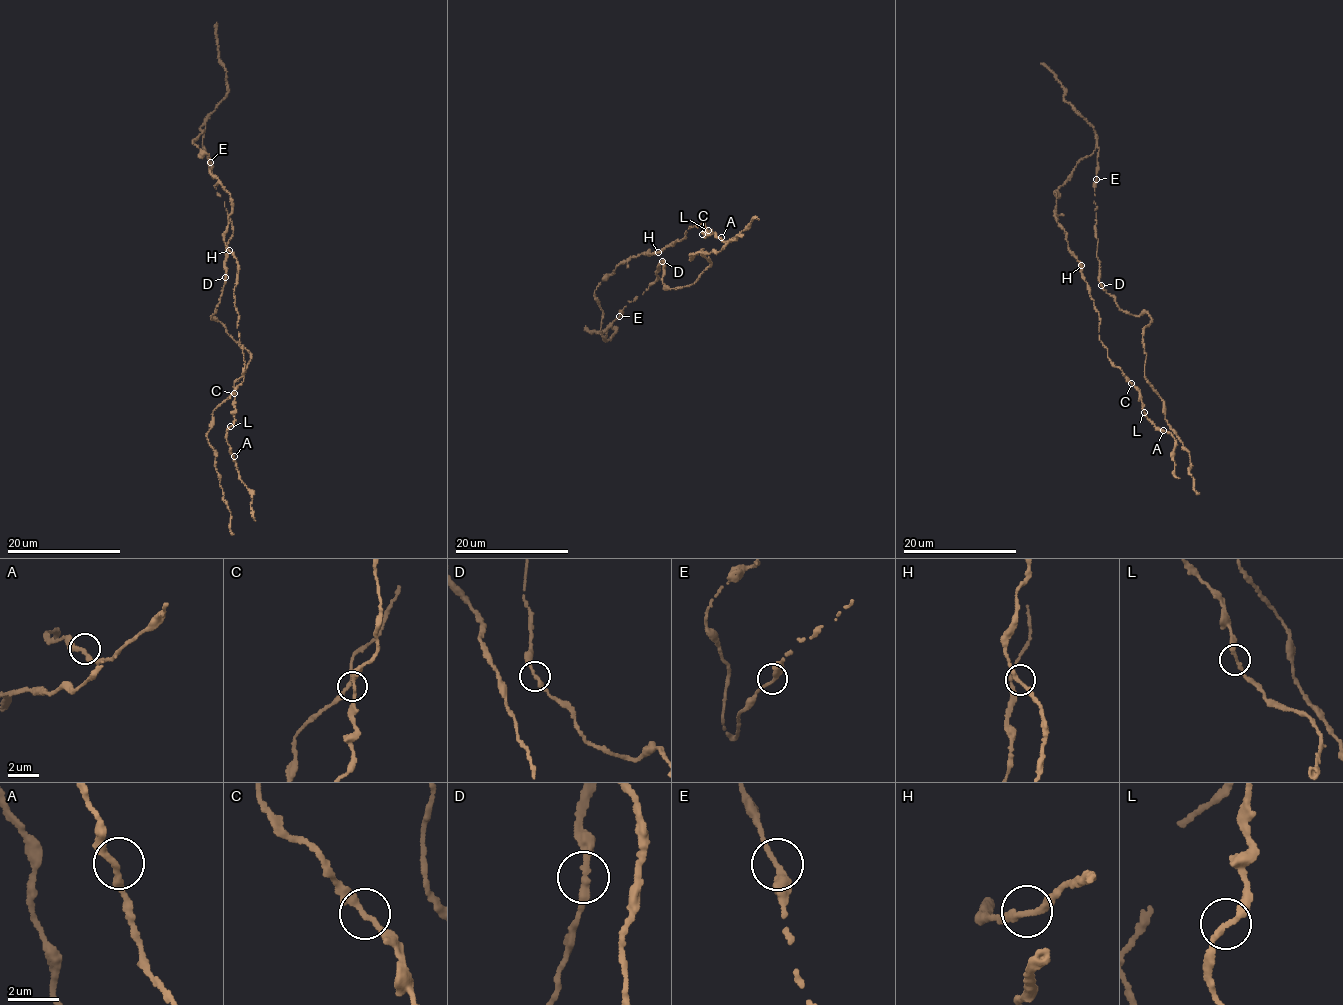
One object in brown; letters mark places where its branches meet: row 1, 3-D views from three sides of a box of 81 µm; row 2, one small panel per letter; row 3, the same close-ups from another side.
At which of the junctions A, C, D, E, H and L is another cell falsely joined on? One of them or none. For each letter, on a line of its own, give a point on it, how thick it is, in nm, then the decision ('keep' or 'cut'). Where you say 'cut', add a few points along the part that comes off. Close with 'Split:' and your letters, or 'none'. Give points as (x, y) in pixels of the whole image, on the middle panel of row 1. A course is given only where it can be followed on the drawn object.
A: (721, 237) | 280 nm | keep
C: (702, 234) | 280 nm | keep
D: (662, 261) | 280 nm | keep
E: (619, 316) | 280 nm | keep
H: (658, 252) | 280 nm | keep
L: (708, 230) | 280 nm | keep
Split: none

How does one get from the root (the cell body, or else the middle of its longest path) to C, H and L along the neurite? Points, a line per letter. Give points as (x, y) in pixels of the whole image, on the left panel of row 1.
C: (204, 131), (192, 143), (209, 156), (209, 173), (232, 206), (224, 240), (237, 264), (245, 363), (234, 393)
H: (204, 131), (204, 125), (192, 143), (209, 156), (209, 173), (229, 193), (231, 214), (224, 240), (229, 250)
L: (204, 131), (192, 143), (229, 193), (224, 240), (237, 264), (245, 364), (230, 426)

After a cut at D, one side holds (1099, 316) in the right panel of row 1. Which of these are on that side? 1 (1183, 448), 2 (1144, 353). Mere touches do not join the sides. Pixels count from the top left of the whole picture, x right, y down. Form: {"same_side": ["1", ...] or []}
{"same_side": []}

